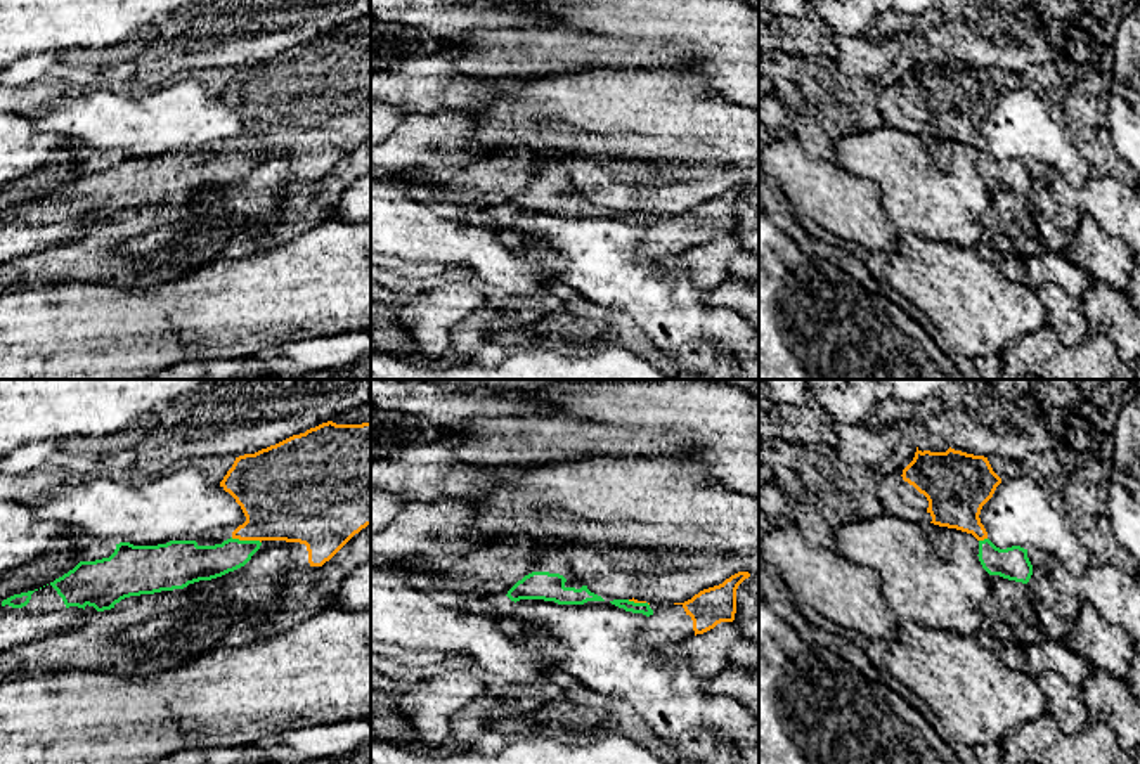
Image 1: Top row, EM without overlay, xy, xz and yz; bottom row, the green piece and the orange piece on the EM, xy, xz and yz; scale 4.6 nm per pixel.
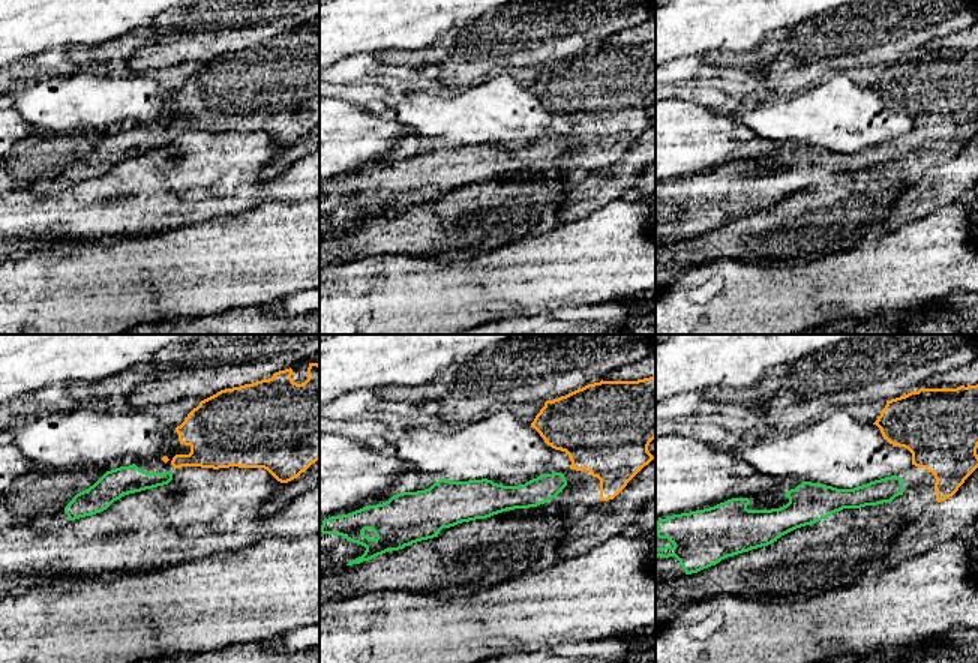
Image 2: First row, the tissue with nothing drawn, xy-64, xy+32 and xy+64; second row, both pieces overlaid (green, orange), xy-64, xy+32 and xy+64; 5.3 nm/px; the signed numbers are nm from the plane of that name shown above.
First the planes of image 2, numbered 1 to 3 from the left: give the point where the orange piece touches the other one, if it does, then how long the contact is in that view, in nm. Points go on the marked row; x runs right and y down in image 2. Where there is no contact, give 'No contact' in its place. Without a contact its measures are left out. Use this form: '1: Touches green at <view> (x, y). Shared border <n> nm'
1: No contact
2: No contact
3: No contact

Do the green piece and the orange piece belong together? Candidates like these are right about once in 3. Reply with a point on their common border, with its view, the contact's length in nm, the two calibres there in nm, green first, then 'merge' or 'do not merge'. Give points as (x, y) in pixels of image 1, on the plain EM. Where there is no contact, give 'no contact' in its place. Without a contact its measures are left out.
meets green in xy at (246, 153); contact 150 nm long; 160 nm thick on the green side, 380 nm on the other; merge

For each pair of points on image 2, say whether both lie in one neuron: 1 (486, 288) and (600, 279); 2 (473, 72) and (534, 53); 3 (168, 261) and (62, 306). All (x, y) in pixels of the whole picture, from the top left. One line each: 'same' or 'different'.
1: same
2: same
3: same

